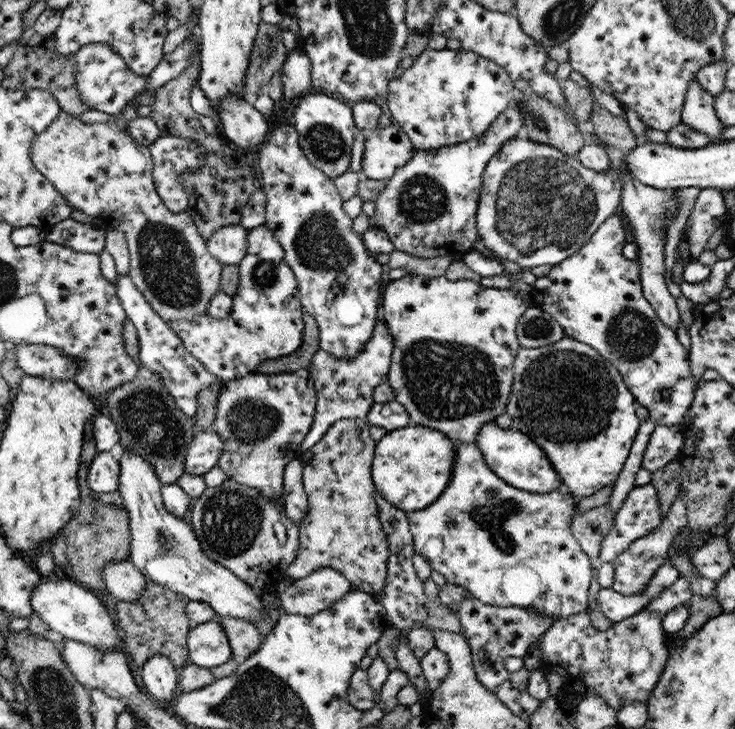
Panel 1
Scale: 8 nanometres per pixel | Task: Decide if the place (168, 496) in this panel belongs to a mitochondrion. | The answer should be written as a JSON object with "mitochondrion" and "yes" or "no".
{"mitochondrion":"no"}

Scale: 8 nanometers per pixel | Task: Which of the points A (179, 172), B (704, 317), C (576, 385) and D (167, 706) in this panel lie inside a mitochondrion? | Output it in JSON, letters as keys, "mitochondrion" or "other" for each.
{"A":"other","B":"other","C":"mitochondrion","D":"other"}

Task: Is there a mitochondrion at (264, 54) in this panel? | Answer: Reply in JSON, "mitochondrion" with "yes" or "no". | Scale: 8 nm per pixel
{"mitochondrion":"yes"}

